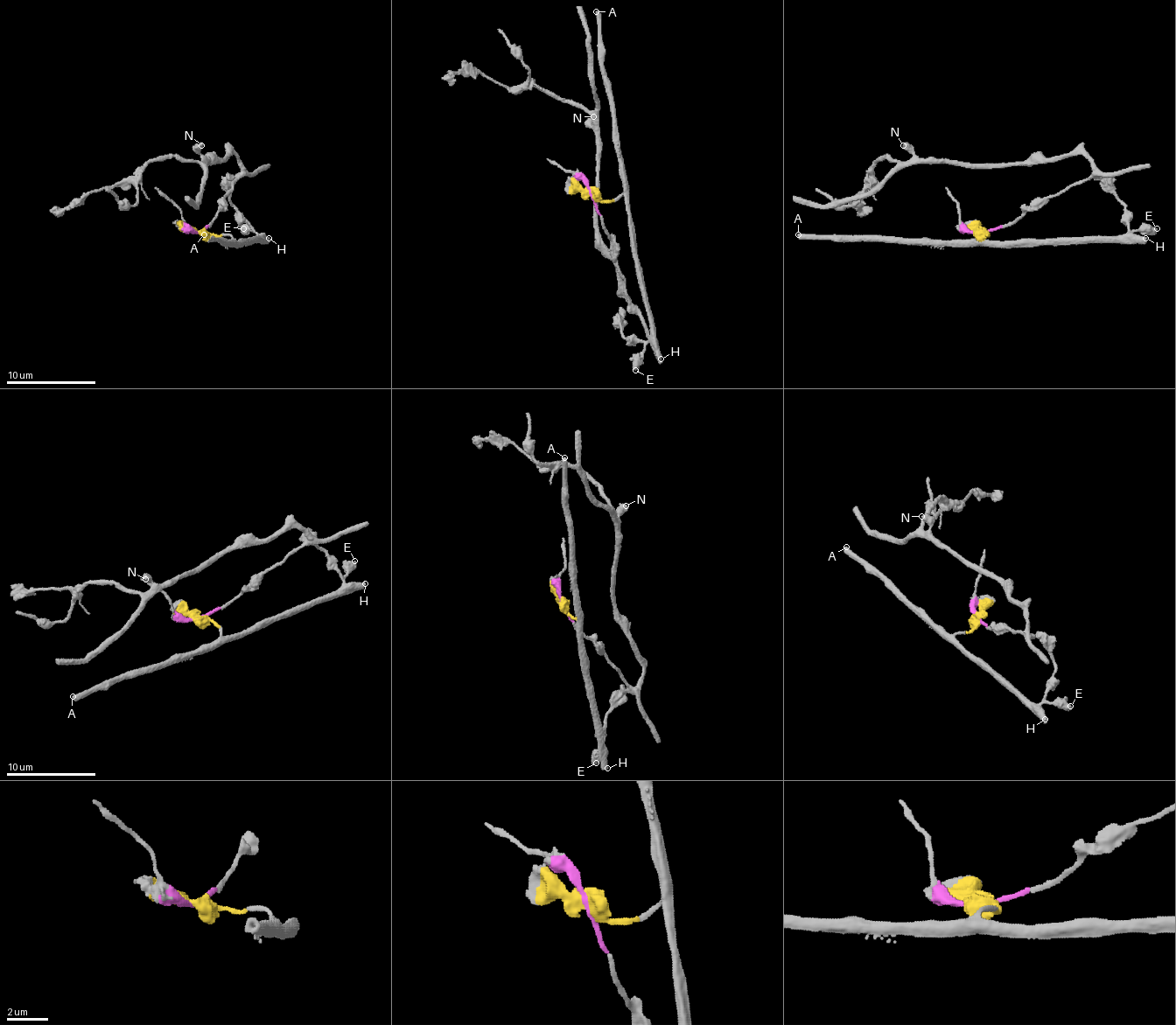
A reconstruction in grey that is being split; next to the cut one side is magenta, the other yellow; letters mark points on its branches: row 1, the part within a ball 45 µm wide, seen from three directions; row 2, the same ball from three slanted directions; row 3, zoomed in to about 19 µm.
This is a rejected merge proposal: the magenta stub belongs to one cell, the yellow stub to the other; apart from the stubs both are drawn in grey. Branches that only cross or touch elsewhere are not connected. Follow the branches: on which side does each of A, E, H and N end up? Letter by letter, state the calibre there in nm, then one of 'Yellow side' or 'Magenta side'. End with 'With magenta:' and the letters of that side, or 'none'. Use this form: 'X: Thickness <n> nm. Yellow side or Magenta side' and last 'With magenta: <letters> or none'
A: Thickness 440 nm. Yellow side
E: Thickness 500 nm. Yellow side
H: Thickness 500 nm. Yellow side
N: Thickness 550 nm. Magenta side
With magenta: N

